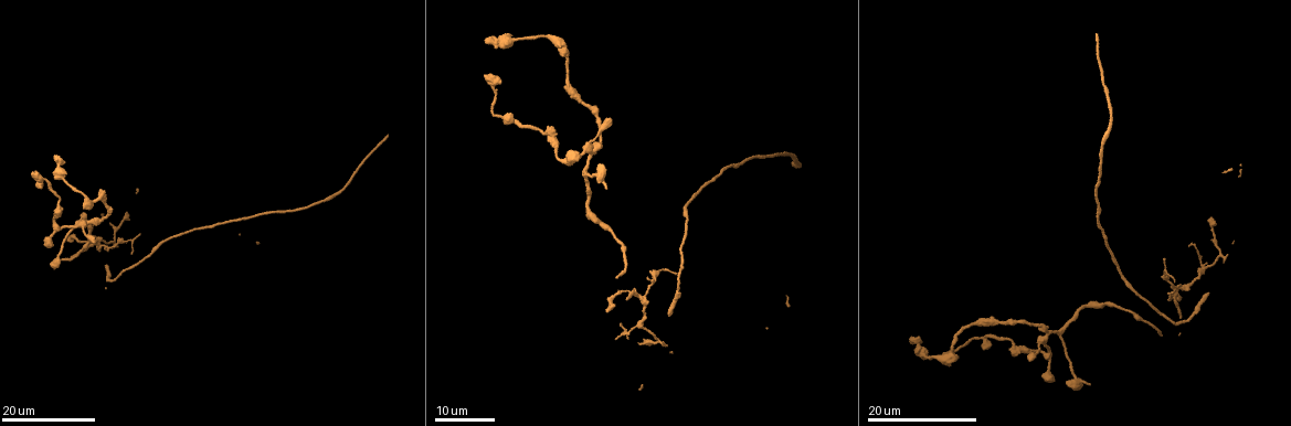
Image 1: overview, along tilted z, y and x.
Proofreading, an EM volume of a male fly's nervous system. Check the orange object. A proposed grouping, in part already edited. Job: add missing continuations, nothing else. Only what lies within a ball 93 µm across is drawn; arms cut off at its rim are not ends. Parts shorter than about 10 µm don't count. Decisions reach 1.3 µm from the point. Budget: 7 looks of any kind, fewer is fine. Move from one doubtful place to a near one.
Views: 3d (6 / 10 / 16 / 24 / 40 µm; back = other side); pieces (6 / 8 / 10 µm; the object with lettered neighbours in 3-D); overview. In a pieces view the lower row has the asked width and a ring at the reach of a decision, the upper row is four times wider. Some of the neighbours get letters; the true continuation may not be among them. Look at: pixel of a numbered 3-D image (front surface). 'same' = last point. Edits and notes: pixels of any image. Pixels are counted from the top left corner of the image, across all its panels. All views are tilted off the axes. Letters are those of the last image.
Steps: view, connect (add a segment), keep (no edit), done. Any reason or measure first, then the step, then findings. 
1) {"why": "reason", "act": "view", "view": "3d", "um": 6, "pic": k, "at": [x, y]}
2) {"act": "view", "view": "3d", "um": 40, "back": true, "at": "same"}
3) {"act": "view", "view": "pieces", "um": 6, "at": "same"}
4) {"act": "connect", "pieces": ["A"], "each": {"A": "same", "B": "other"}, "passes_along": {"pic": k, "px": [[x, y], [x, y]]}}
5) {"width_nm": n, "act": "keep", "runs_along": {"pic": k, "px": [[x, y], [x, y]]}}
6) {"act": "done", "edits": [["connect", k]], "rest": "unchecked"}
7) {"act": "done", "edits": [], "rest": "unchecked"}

{"why": "an open end", "act": "view", "view": "3d", "um": 16, "pic": 1, "at": [92, 241]}

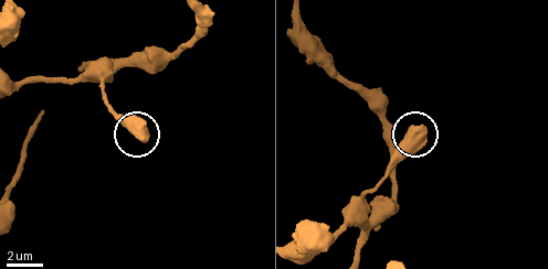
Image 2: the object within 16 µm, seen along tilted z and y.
{"act": "view", "view": "pieces", "um": 6, "pic": 2, "at": [145, 138]}

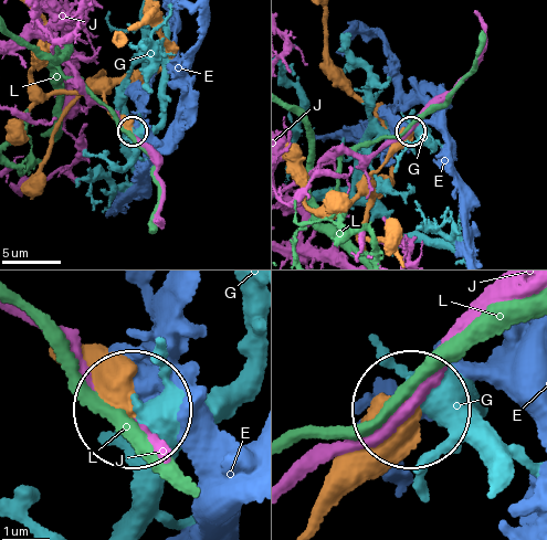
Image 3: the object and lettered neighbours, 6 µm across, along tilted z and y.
{"act": "keep", "each": {"E": "other", "G": "other", "J": "other", "L": "other"}, "runs_along": {"pic": 3, "px": [[308, 527], [360, 444], [401, 411]]}, "found": "none of them fits"}

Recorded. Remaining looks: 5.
{"why": "free end", "act": "view", "view": "3d", "um": 24, "pic": 1, "at": [38, 187]}

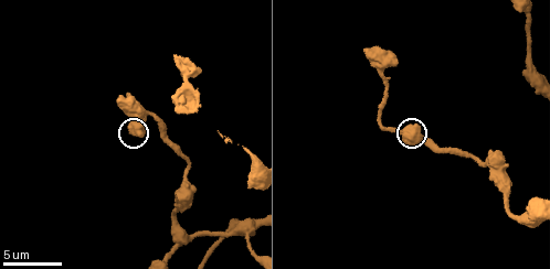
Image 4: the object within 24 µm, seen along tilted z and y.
{"act": "view", "view": "pieces", "um": 6, "pic": 4, "at": [139, 134]}

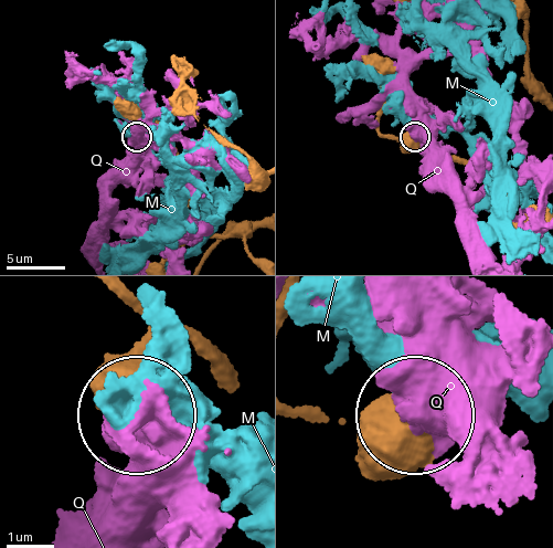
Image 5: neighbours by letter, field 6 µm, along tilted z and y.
{"width_nm": 630, "act": "keep", "each": {"M": "other", "Q": "other"}, "found": "none of them fits"}

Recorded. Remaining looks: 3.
{"why": "branch stops here", "act": "view", "view": "pieces", "um": 10, "pic": 4, "at": [180, 55]}

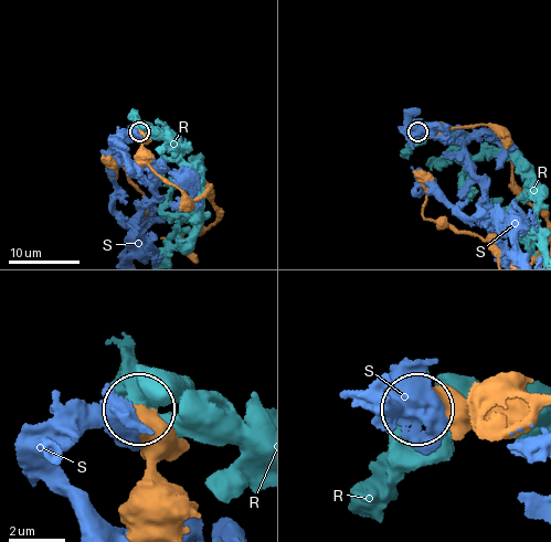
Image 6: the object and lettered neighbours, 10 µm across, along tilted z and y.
{"act": "keep", "each": {"R": "other", "S": "other"}, "found": "no lettered segment goes on from it"}

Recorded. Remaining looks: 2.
{"act": "done", "edits": [], "rest": "unchecked"}

